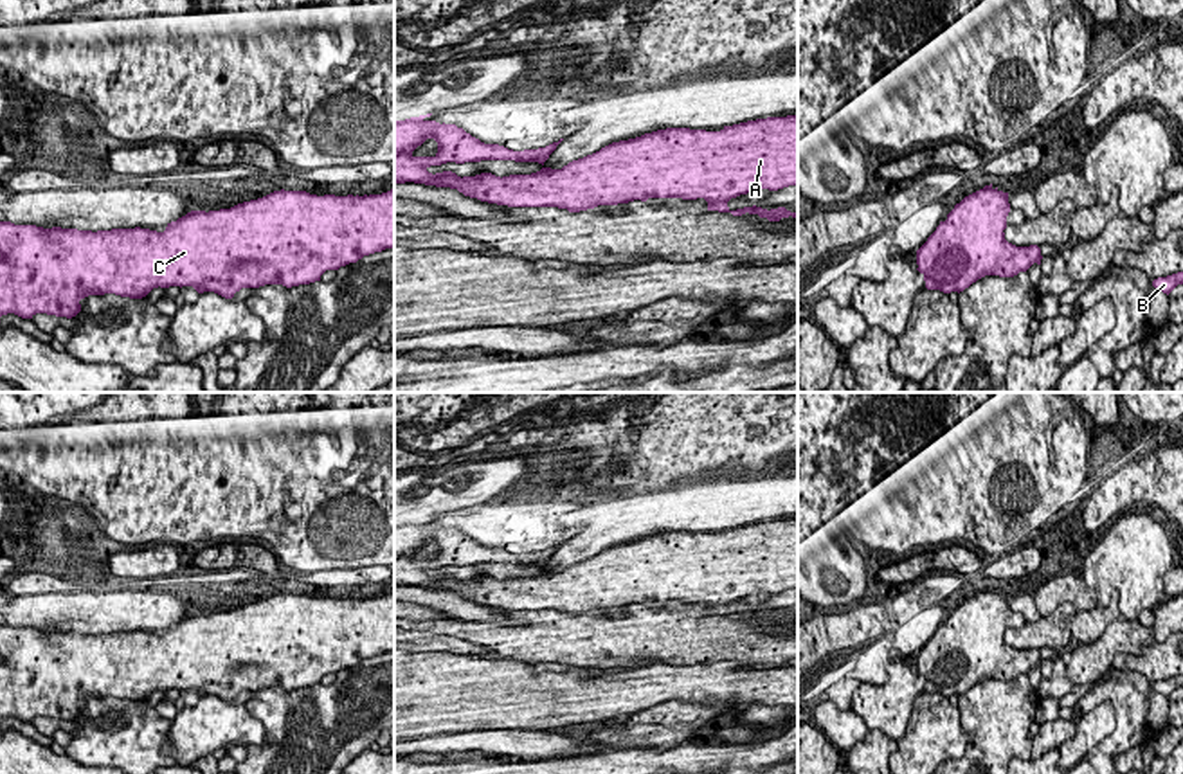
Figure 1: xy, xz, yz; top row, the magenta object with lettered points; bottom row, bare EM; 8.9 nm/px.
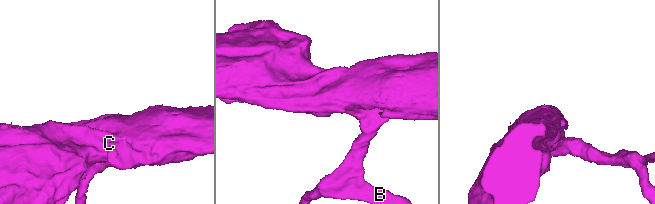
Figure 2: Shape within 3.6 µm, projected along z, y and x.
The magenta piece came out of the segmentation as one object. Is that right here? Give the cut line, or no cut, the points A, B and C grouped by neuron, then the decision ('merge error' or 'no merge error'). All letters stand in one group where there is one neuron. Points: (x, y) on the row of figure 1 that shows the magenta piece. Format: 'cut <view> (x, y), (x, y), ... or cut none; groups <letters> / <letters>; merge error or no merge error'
cut none; groups A B C; no merge error

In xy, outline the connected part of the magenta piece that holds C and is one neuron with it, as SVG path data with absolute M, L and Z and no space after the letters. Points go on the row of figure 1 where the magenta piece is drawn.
M281 189L230 209L191 211L167 223L164 232L140 227L92 232L0 221L0 317L47 313L72 319L88 295L142 299L158 286L193 286L198 293L232 299L241 288L310 284L326 270L385 248L394 248L394 189L369 196Z

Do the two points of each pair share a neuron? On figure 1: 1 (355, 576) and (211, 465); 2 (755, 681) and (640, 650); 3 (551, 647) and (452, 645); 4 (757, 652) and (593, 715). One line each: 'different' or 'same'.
1: different
2: different
3: different
4: different

